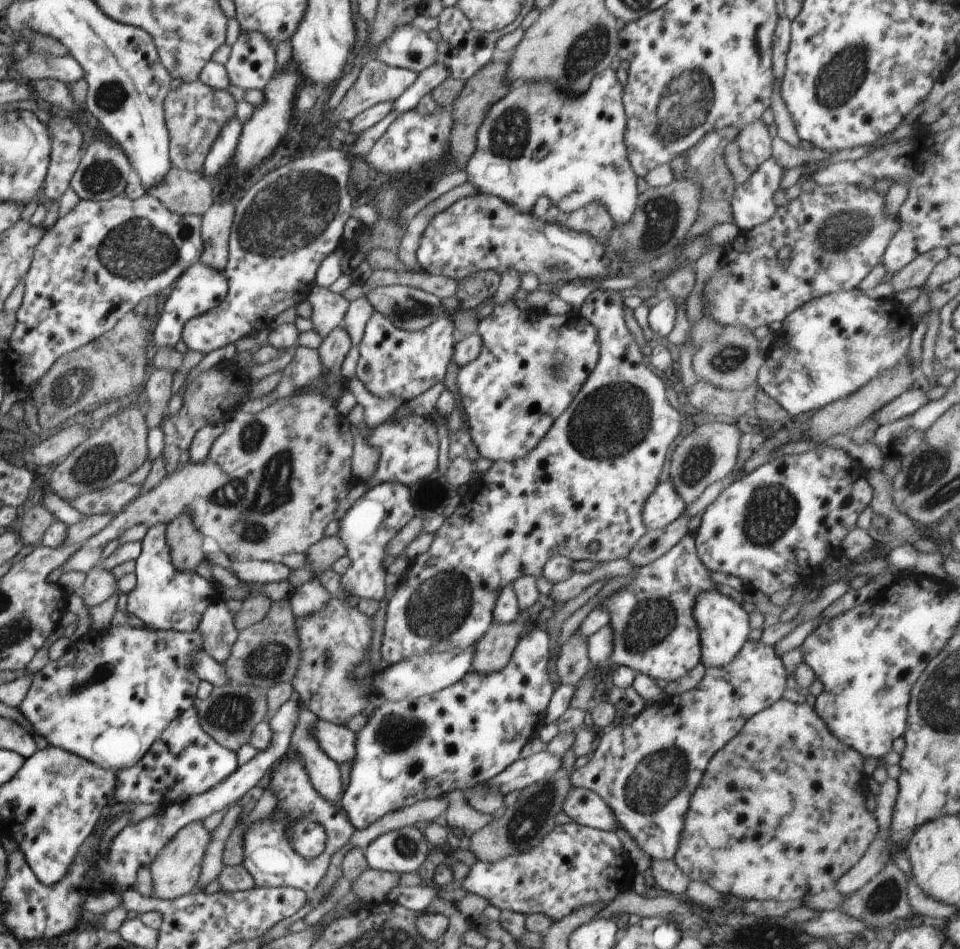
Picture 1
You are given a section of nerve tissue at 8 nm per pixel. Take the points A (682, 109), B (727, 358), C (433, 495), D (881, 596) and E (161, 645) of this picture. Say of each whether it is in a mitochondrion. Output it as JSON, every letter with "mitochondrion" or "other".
{"A":"mitochondrion","B":"mitochondrion","C":"mitochondrion","D":"other","E":"other"}

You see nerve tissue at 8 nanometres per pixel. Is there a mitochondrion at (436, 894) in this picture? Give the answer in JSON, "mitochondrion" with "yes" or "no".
{"mitochondrion":"no"}

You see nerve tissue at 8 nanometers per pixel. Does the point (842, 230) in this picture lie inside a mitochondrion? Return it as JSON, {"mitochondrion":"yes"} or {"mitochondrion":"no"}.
{"mitochondrion":"yes"}

